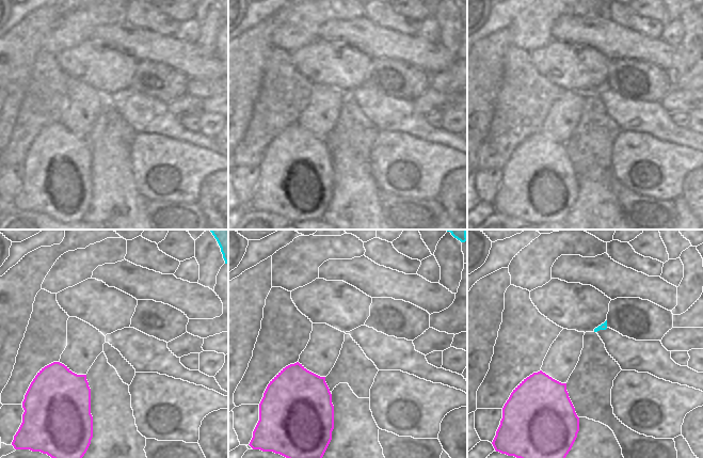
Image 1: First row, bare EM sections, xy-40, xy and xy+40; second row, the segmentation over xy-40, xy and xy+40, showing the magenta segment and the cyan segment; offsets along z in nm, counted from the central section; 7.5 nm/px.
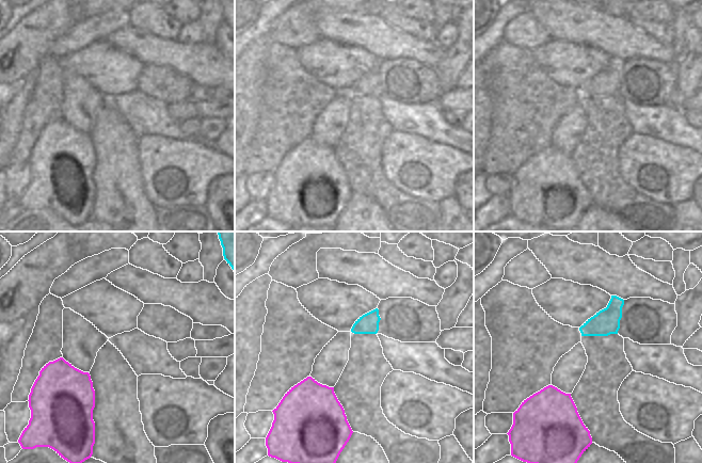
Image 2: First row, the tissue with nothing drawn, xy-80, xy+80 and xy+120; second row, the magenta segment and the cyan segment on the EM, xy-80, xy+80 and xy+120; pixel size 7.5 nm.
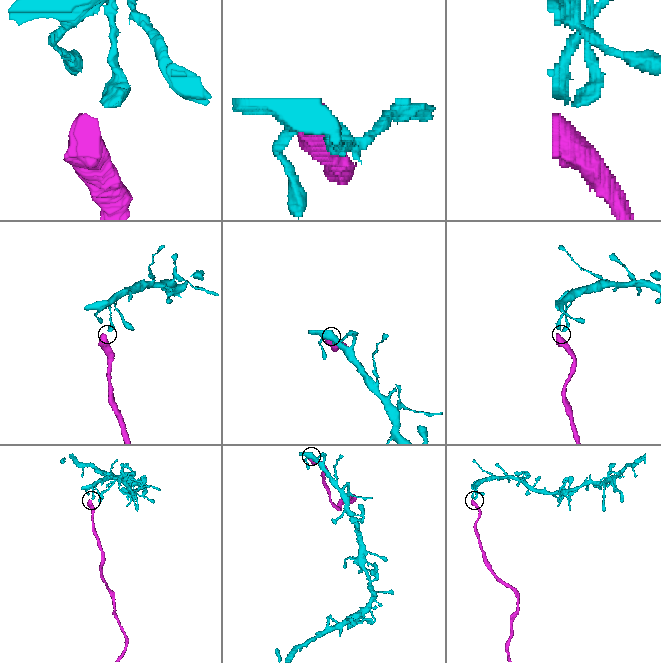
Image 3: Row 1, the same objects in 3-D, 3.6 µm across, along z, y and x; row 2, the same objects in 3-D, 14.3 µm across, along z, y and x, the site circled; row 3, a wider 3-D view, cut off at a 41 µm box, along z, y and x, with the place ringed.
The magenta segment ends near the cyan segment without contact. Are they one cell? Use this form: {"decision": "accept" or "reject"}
{"decision": "reject"}

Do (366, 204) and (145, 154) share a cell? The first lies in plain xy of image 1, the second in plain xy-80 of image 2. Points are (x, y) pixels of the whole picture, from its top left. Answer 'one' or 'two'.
two

